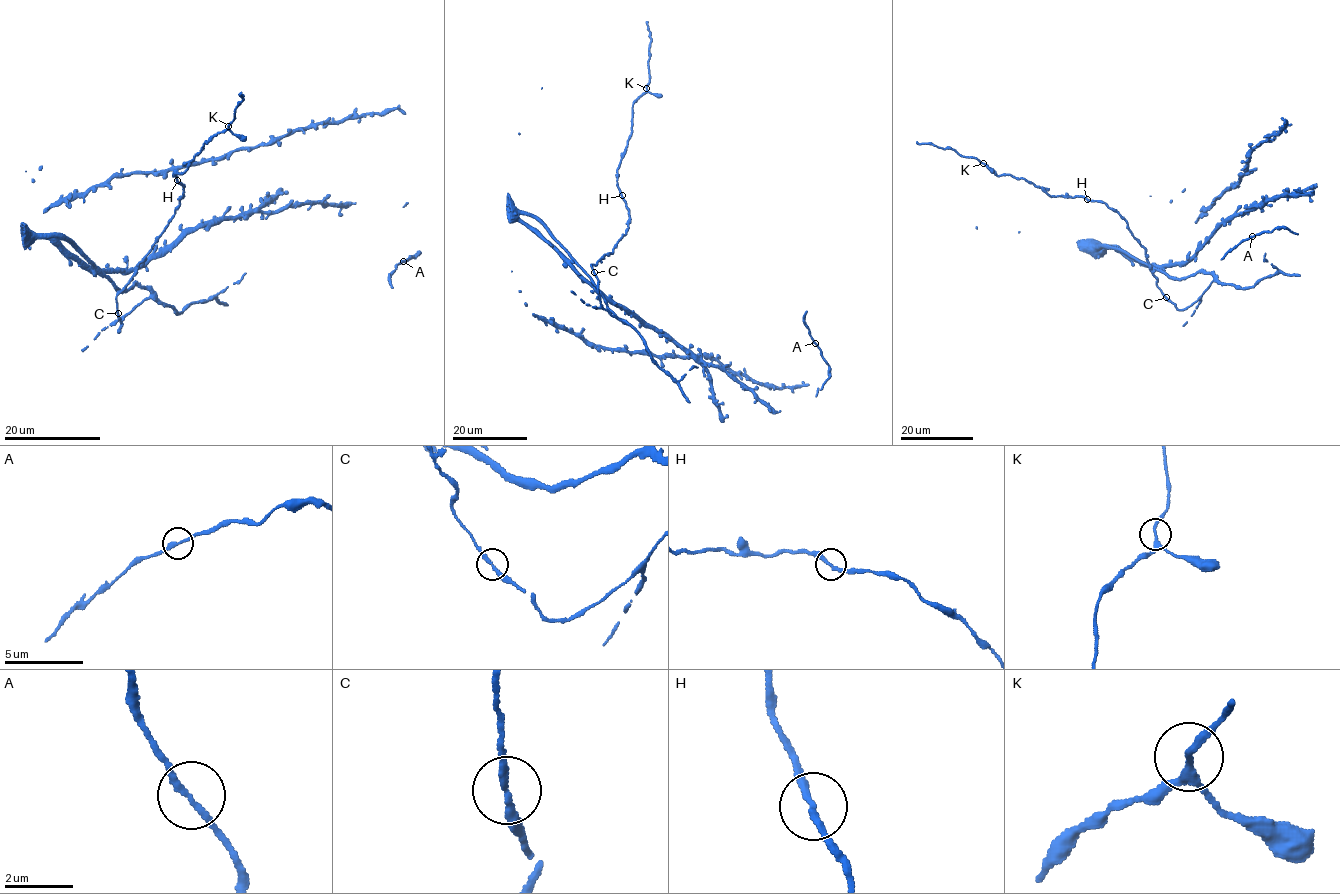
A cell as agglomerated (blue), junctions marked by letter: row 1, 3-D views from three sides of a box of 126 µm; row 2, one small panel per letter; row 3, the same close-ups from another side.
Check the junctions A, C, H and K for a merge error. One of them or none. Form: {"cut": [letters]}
{"cut": []}

